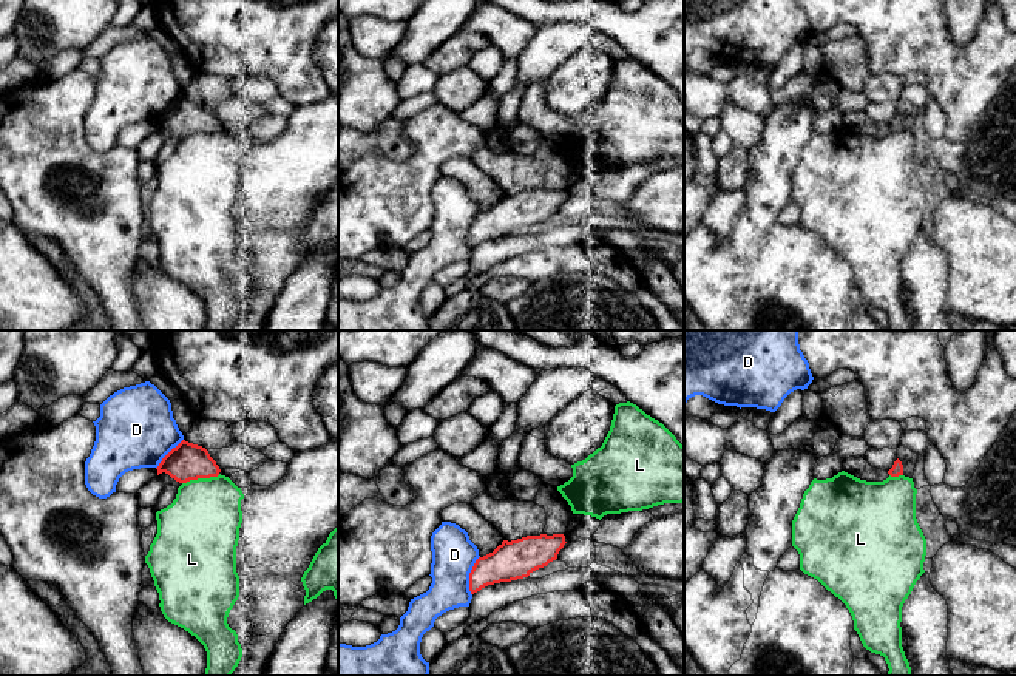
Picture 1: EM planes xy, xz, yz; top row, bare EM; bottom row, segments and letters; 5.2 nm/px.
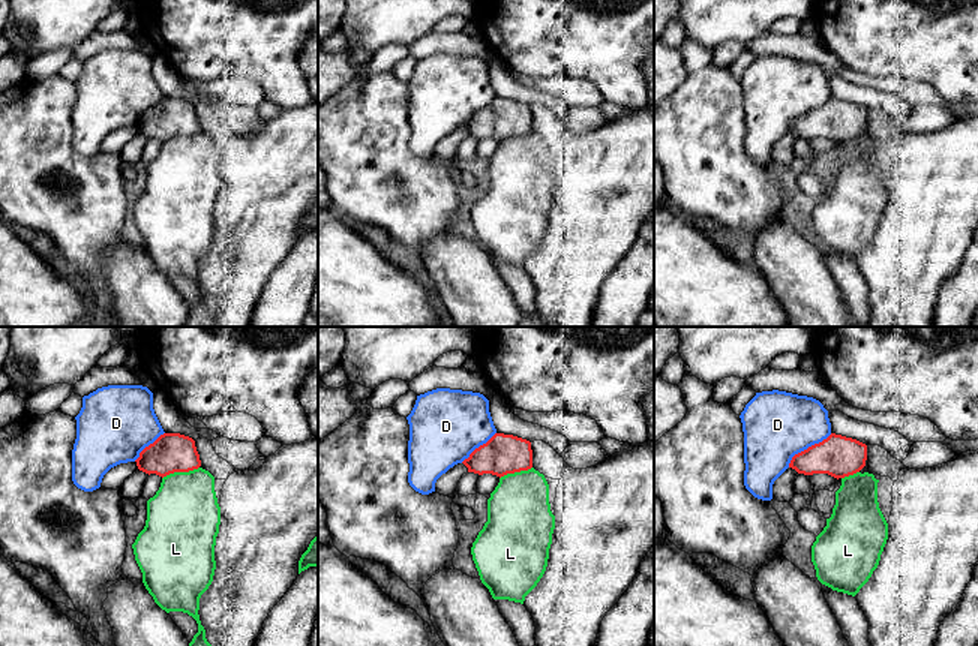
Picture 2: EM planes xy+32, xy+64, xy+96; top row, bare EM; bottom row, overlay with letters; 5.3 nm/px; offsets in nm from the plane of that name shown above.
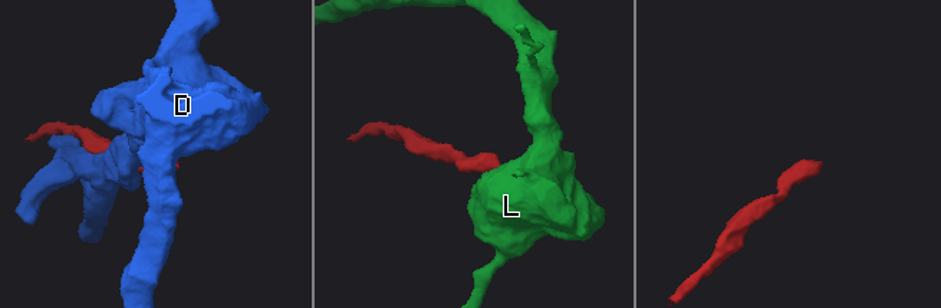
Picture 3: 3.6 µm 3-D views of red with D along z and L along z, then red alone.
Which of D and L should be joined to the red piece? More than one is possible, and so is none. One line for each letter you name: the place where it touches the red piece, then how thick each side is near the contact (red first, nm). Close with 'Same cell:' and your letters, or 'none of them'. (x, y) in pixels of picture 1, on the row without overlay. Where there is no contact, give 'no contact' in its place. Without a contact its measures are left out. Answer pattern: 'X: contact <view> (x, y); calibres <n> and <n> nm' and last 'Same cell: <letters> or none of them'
Same cell: none of them

